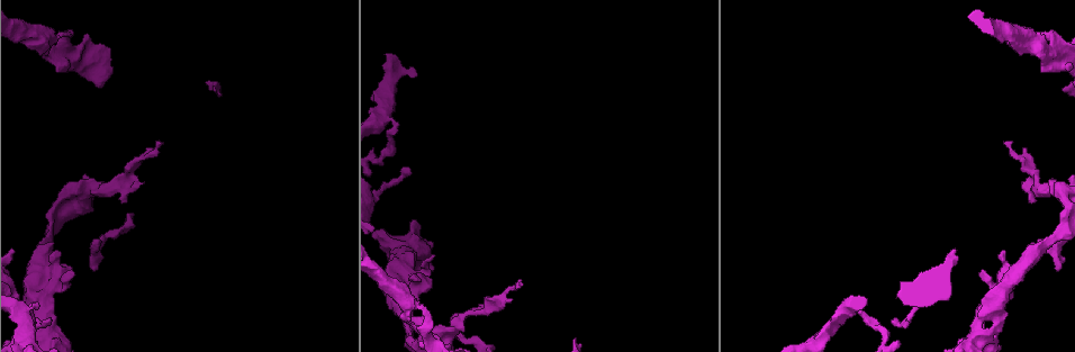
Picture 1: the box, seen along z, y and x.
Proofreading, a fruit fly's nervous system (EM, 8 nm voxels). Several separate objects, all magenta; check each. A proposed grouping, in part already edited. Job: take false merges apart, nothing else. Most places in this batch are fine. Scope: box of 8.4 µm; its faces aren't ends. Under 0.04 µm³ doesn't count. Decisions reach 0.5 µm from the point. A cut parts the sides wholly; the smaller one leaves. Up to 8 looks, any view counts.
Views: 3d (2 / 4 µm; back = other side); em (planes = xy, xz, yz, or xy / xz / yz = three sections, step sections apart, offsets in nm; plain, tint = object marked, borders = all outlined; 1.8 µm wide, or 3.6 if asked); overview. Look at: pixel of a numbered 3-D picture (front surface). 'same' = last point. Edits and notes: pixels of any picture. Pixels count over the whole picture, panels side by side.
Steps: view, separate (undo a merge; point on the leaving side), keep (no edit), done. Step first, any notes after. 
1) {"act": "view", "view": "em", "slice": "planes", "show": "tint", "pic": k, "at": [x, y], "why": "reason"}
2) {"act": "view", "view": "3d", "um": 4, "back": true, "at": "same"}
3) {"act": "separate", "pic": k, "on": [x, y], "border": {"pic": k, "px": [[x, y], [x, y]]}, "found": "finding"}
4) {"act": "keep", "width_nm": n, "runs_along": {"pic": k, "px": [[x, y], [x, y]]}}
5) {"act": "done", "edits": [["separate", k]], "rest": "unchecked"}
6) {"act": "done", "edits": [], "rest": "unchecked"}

{"act": "view", "view": "em", "slice": "yz", "step": 4, "show": "tint", "pic": 1, "at": [37, 300], "why": "calibre changes"}

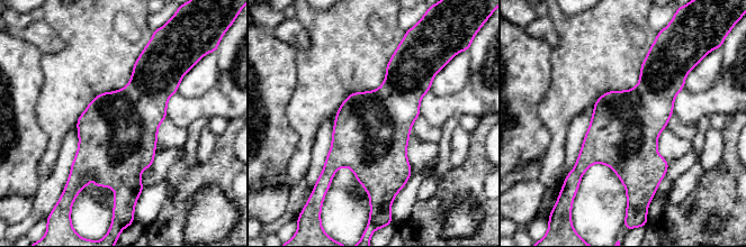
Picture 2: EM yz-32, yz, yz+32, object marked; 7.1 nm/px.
{"act": "view", "view": "em", "slice": "planes", "show": "borders", "at": "same", "why": "cut it another way"}

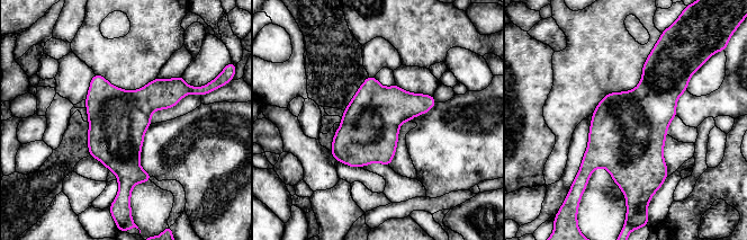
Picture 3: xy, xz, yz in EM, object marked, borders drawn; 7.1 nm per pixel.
{"act": "keep", "found": "continuous, no second neuron"}

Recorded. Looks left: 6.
{"act": "view", "view": "3d", "um": 4, "pic": 1, "at": [452, 330], "why": "calibre changes"}

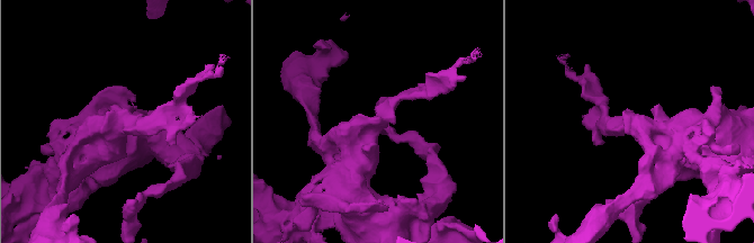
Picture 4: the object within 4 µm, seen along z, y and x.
{"act": "view", "view": "em", "slice": "planes", "show": "tint", "pic": 4, "at": [629, 123]}

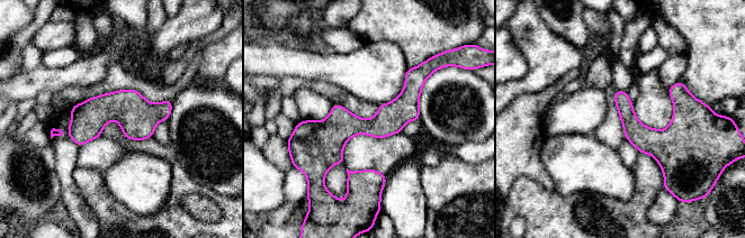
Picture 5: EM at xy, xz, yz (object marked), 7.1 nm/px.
{"act": "keep", "width_nm": 160, "runs_along": {"pic": 5, "px": [[422, 79], [379, 126], [302, 125]]}, "found": "continuous, no second neuron"}

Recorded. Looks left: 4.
{"act": "view", "view": "3d", "um": 2, "back": true, "pic": 1, "at": [1024, 40], "why": "a fork"}

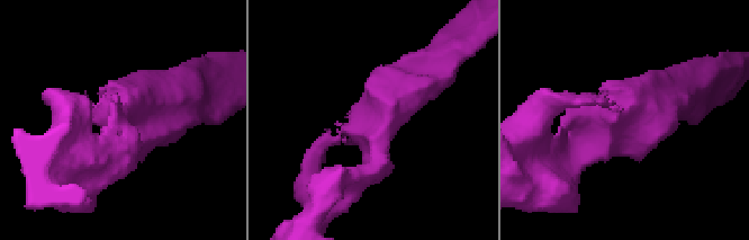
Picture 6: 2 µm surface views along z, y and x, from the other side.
{"act": "view", "view": "em", "slice": "xy", "step": 4, "show": "tint", "pic": 6, "at": [633, 120], "why": "now the EM"}

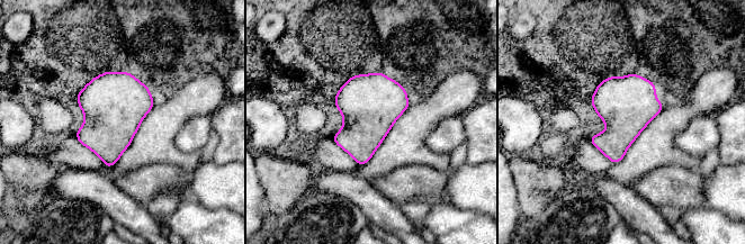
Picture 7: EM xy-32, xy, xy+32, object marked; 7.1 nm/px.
{"act": "view", "view": "em", "slice": "planes", "show": "tint", "at": "same", "why": "cut it another way"}

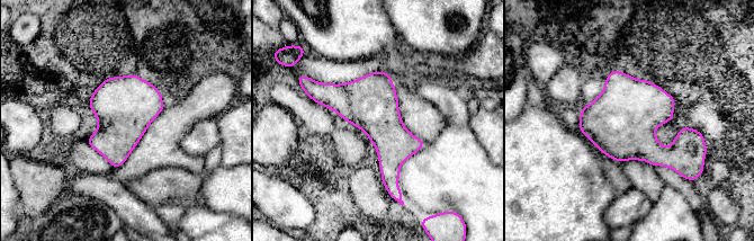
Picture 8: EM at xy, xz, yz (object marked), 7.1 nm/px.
{"act": "keep", "found": "continuous, no second neuron"}

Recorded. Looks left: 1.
{"act": "done", "edits": [], "rest": "unchecked"}

